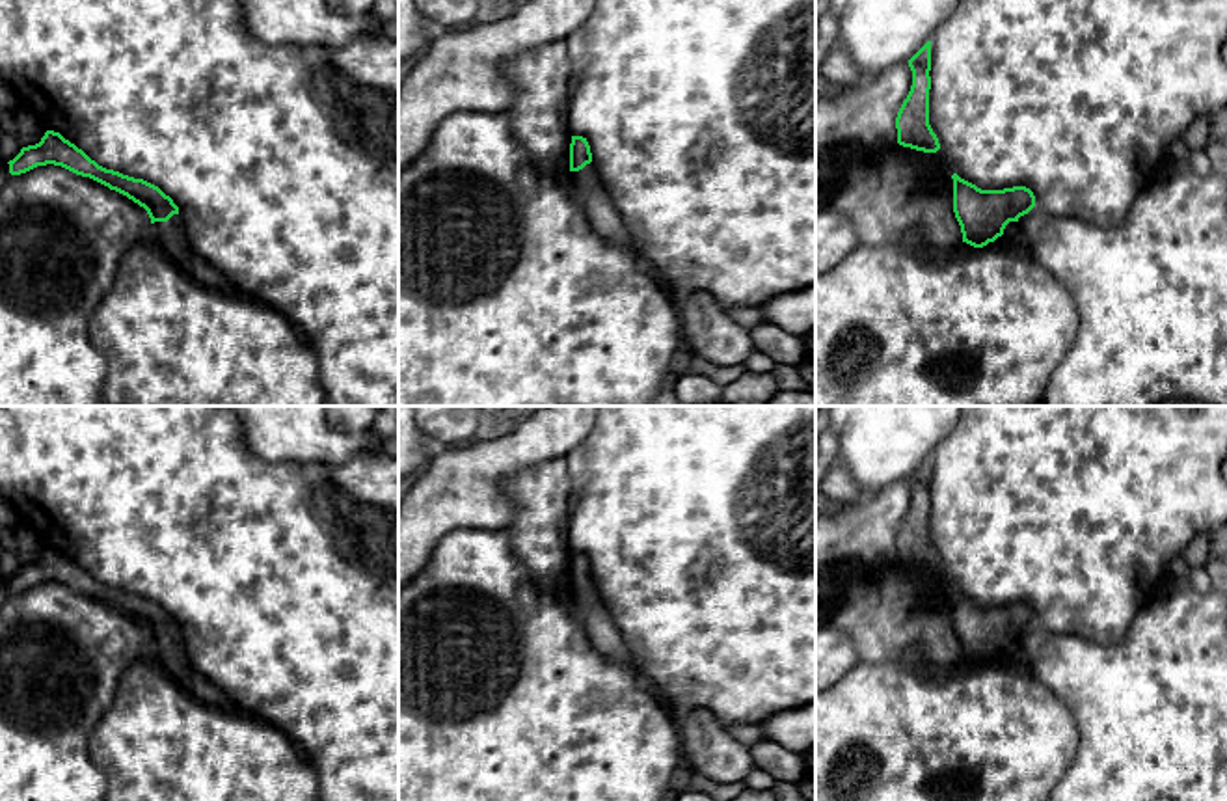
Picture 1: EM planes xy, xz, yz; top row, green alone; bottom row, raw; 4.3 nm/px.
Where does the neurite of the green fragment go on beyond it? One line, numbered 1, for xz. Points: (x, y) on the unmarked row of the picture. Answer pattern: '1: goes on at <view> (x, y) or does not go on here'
1: goes on at xz (587, 606)

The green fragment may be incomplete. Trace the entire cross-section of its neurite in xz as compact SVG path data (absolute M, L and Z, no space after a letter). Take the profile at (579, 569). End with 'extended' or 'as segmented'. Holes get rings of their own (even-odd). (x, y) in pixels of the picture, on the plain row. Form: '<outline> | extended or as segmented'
M572 553L568 605L598 654L616 665L635 669L633 658L592 581L590 563L583 553Z | extended

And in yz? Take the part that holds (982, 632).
M953 596L953 630L961 643L963 659L983 665L989 659L1026 663L1022 635L1035 624L1035 613L1026 604L981 607L976 602Z | extended

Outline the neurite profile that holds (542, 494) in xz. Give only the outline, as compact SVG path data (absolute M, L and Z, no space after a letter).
M566 456L525 466L505 481L516 512L505 527L531 581L553 600L568 604L572 548L566 538L573 484Z

